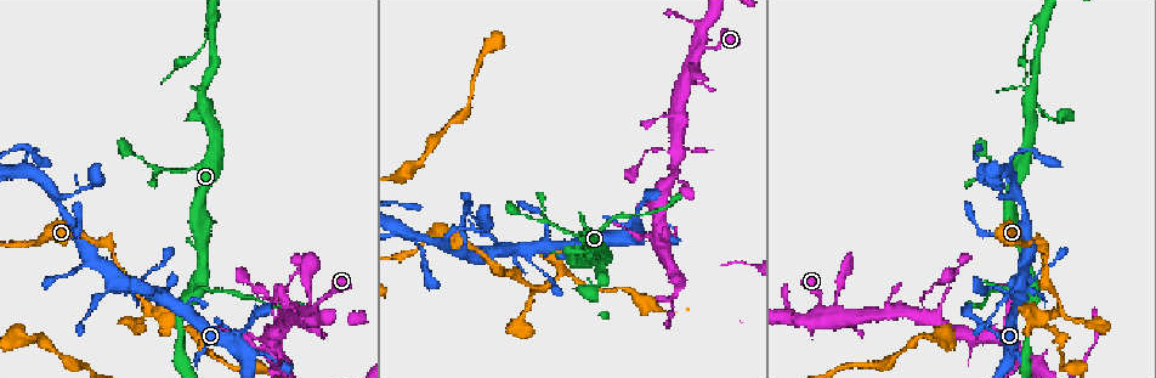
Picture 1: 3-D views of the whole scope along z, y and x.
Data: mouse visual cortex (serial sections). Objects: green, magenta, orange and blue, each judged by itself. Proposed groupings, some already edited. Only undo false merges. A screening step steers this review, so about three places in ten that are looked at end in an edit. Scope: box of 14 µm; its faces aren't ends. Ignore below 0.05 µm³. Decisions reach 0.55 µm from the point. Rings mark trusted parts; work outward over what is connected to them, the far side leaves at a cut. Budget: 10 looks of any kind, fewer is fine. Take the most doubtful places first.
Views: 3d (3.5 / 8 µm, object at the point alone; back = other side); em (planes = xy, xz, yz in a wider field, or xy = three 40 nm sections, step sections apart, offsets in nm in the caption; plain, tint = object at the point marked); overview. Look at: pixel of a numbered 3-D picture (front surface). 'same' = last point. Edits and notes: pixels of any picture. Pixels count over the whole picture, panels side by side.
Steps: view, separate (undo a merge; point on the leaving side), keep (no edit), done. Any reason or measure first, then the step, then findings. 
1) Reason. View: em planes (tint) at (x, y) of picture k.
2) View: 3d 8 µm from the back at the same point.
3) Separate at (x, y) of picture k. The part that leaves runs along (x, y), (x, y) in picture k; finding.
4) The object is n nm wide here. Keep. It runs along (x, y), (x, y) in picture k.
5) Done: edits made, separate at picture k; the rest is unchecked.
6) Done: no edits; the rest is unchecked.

A narrow waist. View: 3d 3.5 µm from the back at (988, 161) of picture 1.

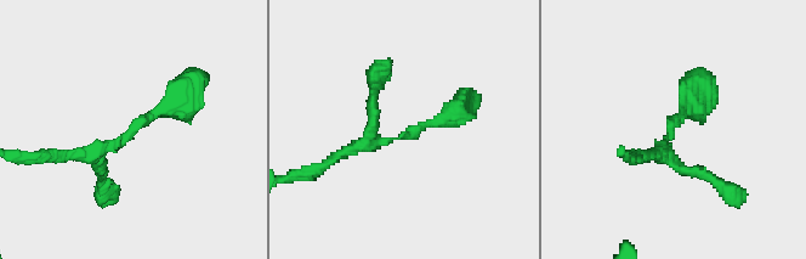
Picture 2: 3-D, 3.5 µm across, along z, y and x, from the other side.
Need the tissue. View: em xy step 5 (tint) at (397, 137) of picture 2.

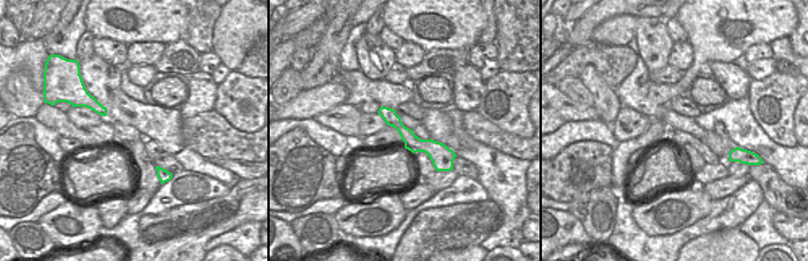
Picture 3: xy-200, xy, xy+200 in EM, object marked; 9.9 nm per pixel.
Keep. It runs along (52, 156), (90, 156), (187, 93) in picture 2; one cell here.

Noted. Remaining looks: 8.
Three arms meet. View: 3d 3.5 µm at (202, 293) of picture 1.

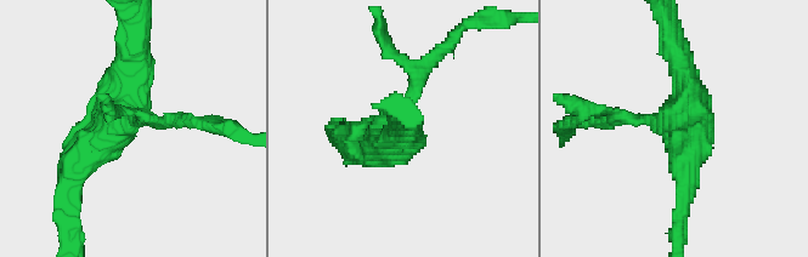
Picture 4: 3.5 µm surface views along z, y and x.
3 arms meet here; the arms are 200, 350, 400 nm wide; shape alone is not enough. View: em xy step 3 (tint) at (129, 119) of picture 4.

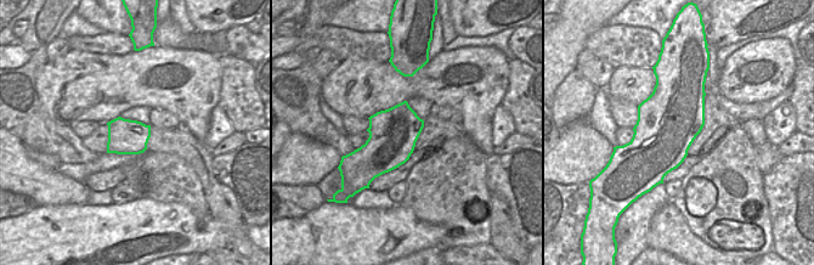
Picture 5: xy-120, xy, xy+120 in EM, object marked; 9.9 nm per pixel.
The object is 480 nm wide here. Keep. It runs along (136, 41), (125, 108), (69, 180) in picture 4; continuous, no second cell.

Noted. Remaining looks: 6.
Looks like a crossing. View: 3d 3.5 µm at (698, 49) of picture 1.

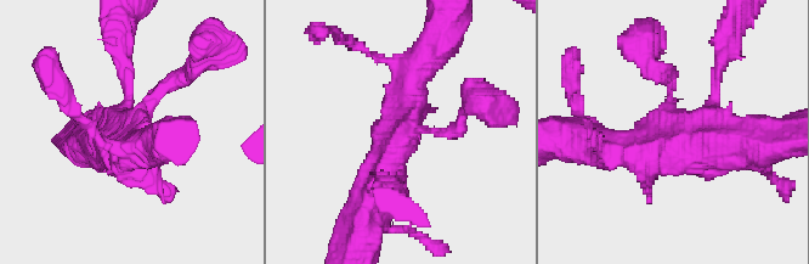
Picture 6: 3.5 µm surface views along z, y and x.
Now the EM. View: em xy step 3 (tint) at (135, 127) of picture 6.

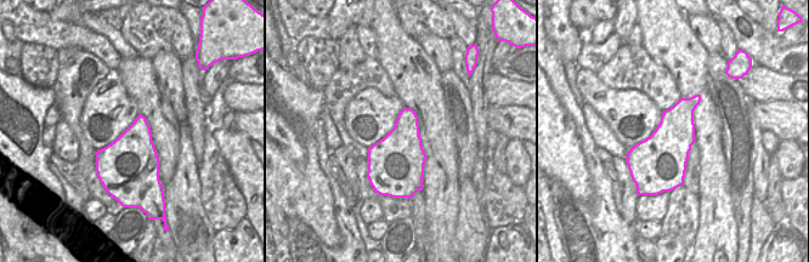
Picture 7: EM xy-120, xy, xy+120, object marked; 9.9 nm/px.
Keep. One cell here.

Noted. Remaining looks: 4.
Three arms meet. View: 3d 3.5 µm at (536, 286) of picture 1.

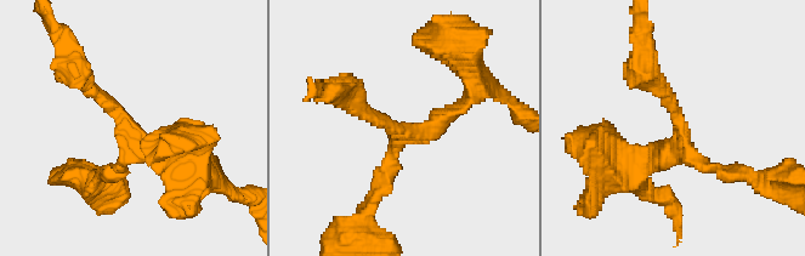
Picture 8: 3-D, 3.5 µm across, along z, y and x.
3 arms meet here; the arms are 200, 200, 200 nm wide; shape alone is not enough. View: em xy step 5 (tint) at (685, 132) of picture 8.

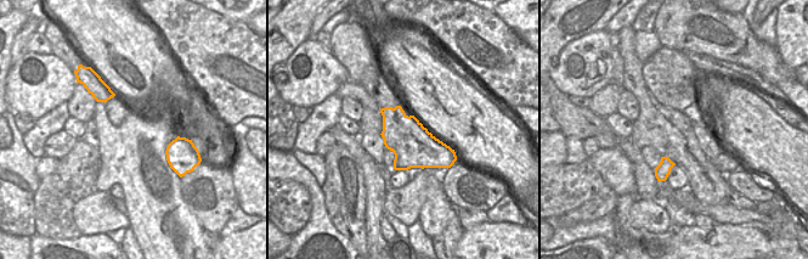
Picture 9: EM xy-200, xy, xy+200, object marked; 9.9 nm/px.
Keep. It runs along (78, 80), (130, 132), (193, 166) in picture 8; one cell here.

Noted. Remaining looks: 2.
Done: no edits; the rest is unchecked.

